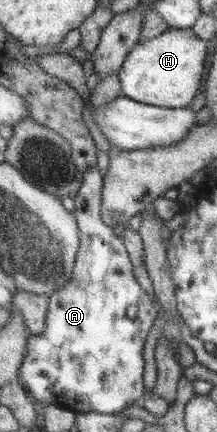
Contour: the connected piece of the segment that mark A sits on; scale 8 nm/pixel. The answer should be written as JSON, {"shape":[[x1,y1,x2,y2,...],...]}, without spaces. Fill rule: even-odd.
{"shape":[[96,164,89,168,82,174,82,181,78,185,76,191,72,194,74,199,73,217,75,217,77,223,77,233,79,233,79,248,75,254,75,262,73,262,73,270,71,270,71,278,65,284,61,286,59,290,55,290,51,296,49,296,49,302,47,307,47,314,45,315,45,327,43,327,43,333,36,335,29,334,27,337,27,349,25,349,25,356,21,360,21,365,18,371,18,380,23,384,34,402,41,403,42,405,53,404,66,410,71,410,73,413,89,413,97,412,98,414,105,415,118,415,124,408,131,407,132,405,139,403,141,396,143,395,144,386,142,384,142,373,144,367,144,361,142,357,142,348,145,336,151,328,153,320,156,316,161,316,165,324,173,322,173,319,169,315,165,315,165,311,161,309,157,299,154,296,147,295,147,292,143,291,139,287,137,281,131,273,131,263,127,257,125,247,123,247,123,241,117,237,114,233,114,229,105,225,101,220,100,204,101,204,101,190,102,190,102,176,99,174],[127,306,136,306,137,315,134,318,126,317,125,310]]}

